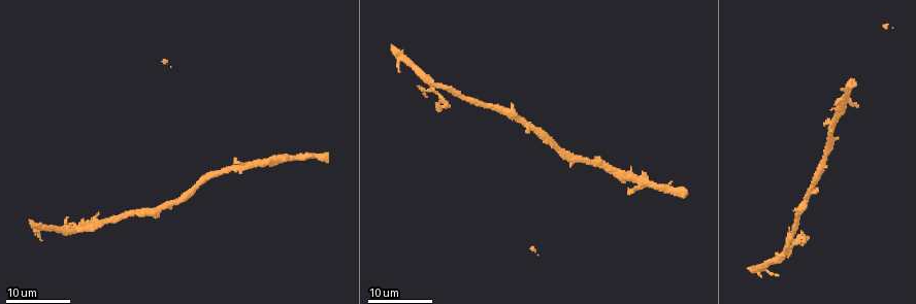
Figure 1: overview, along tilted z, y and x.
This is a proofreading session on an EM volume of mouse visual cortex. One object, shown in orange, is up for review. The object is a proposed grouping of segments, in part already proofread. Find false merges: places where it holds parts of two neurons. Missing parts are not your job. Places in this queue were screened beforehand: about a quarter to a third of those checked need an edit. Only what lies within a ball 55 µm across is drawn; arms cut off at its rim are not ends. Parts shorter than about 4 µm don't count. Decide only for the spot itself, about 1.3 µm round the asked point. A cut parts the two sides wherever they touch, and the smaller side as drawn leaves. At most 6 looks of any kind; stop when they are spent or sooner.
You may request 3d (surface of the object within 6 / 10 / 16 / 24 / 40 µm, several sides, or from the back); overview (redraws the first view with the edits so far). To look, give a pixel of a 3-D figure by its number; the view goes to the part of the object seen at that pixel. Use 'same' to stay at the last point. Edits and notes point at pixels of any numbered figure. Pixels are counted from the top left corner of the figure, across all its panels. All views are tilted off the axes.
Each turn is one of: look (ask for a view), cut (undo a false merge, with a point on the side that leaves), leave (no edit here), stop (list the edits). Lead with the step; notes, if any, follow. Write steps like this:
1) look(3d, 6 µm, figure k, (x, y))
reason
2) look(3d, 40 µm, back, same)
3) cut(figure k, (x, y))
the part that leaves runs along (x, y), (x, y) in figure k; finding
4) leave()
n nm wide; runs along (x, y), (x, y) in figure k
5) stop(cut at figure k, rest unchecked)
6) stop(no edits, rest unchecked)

look(3d, 24 µm, figure 1, (432, 89))
small branch off a trunk

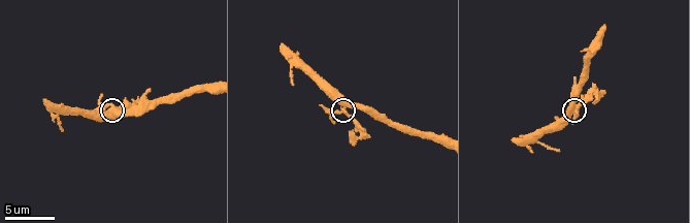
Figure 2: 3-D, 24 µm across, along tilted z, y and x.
look(3d, 10 µm, figure 2, (343, 112))

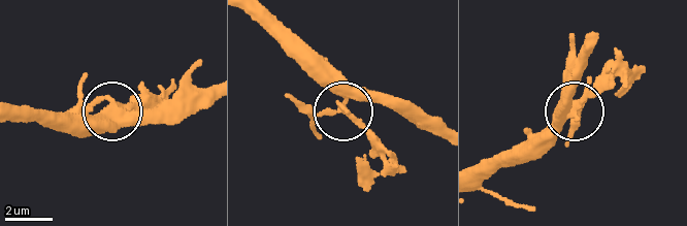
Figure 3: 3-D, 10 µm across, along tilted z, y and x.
cut(figure 3, (79, 96))
two neurons meet here

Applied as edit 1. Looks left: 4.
look(3d, 24 µm, figure 1, (547, 137))

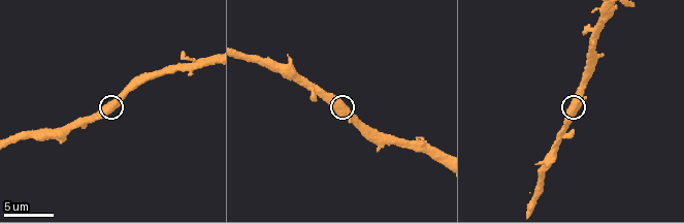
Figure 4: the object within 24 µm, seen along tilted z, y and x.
look(3d, 10 µm, figure 4, (344, 103))
closer look

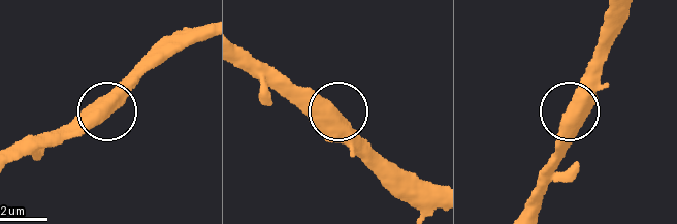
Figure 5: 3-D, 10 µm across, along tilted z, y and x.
leave()
side arm 30 µm; runs along (316, 121), (336, 114), (342, 133), (363, 160) in figure 5; one neuron here

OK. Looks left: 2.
look(3d, 10 µm, figure 4, (380, 146))

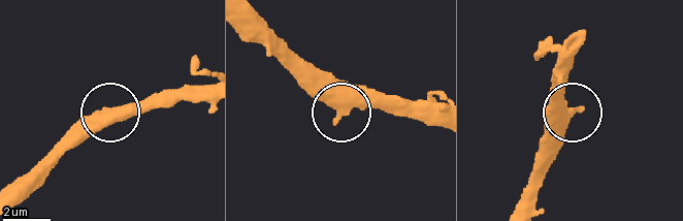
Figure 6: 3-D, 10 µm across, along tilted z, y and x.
leave()
runs along (244, 26), (295, 61), (340, 109), (397, 99) in figure 6; one neuron here

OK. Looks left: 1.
stop(cut at figure 3, rest unchecked)

